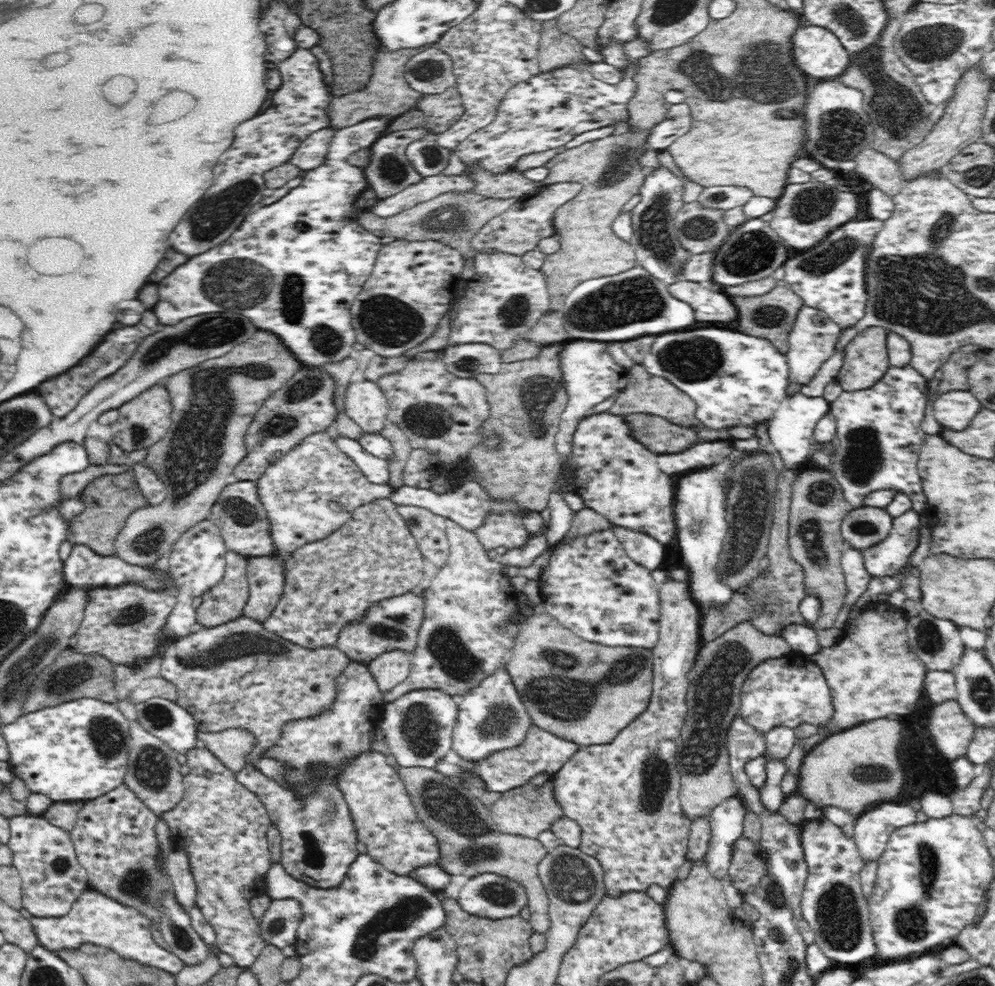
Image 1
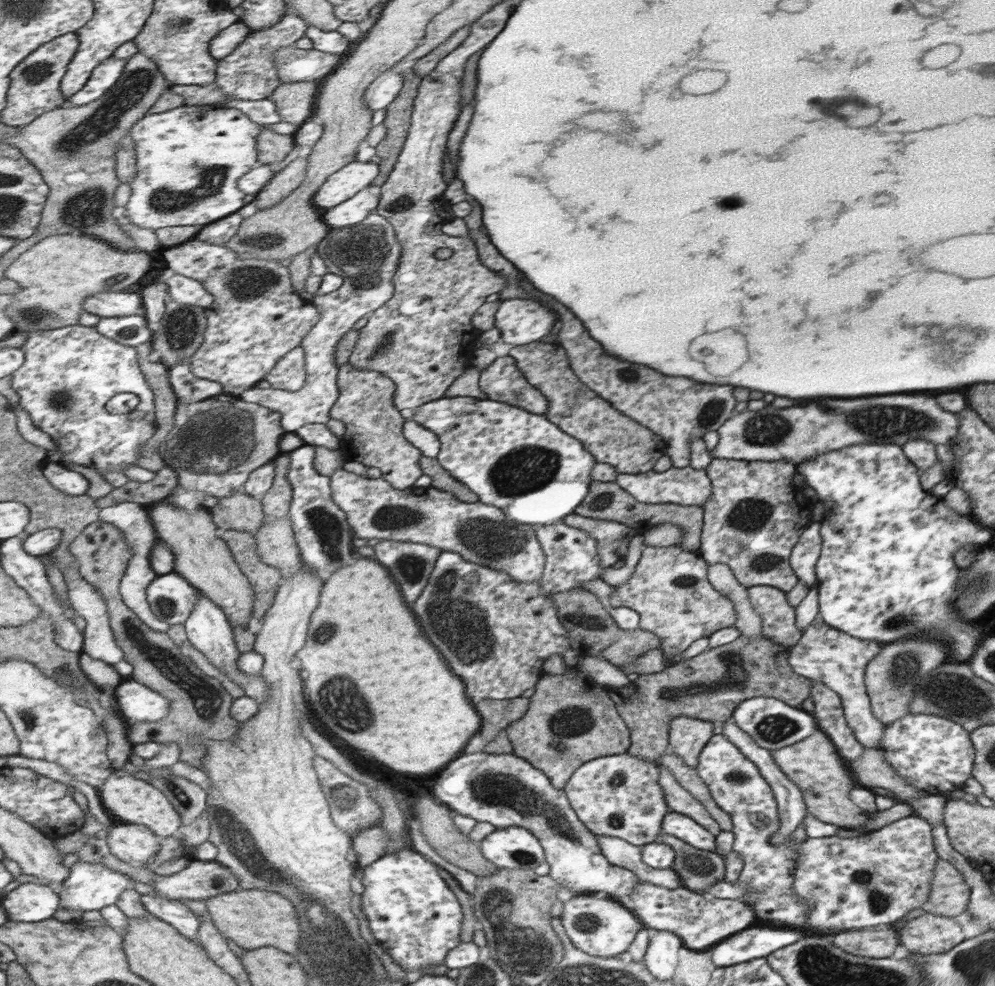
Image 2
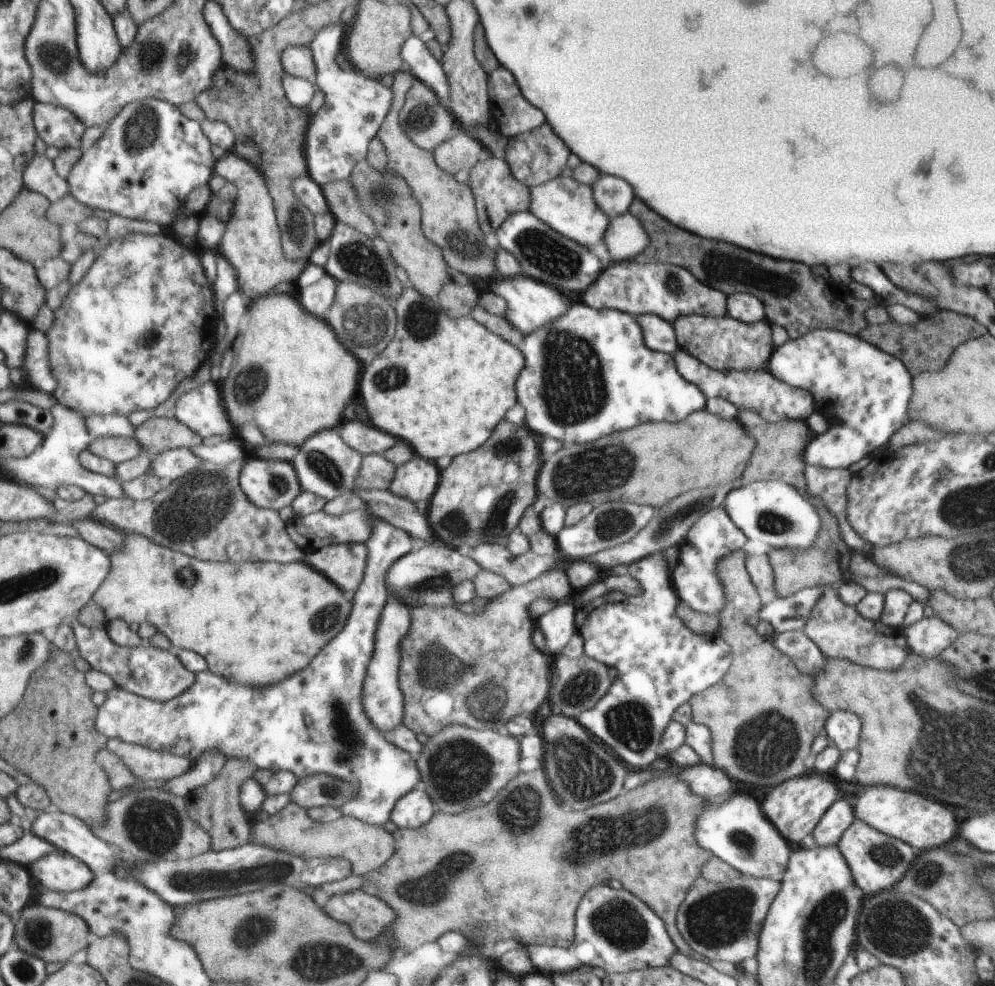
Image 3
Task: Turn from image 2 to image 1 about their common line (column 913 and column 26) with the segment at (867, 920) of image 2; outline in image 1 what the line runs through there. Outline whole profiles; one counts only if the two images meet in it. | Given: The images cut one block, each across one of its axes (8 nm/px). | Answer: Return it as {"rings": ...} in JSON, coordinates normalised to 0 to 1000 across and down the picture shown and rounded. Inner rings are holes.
{"rings":[[[14,828],[9,832],[13,878],[22,892],[22,917],[34,930],[60,931],[72,923],[75,913],[87,903],[88,886],[80,878],[70,846],[41,829]]]}

